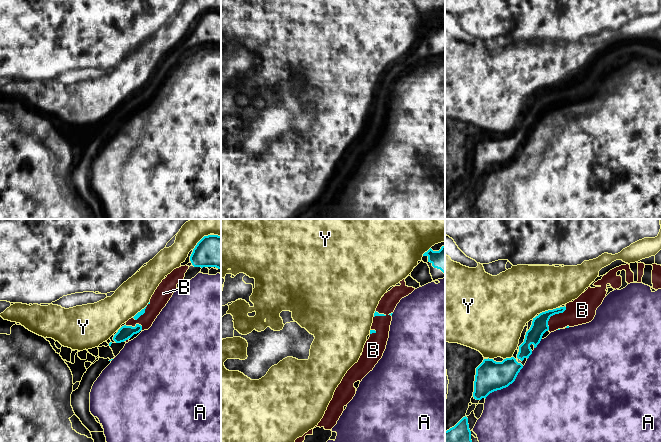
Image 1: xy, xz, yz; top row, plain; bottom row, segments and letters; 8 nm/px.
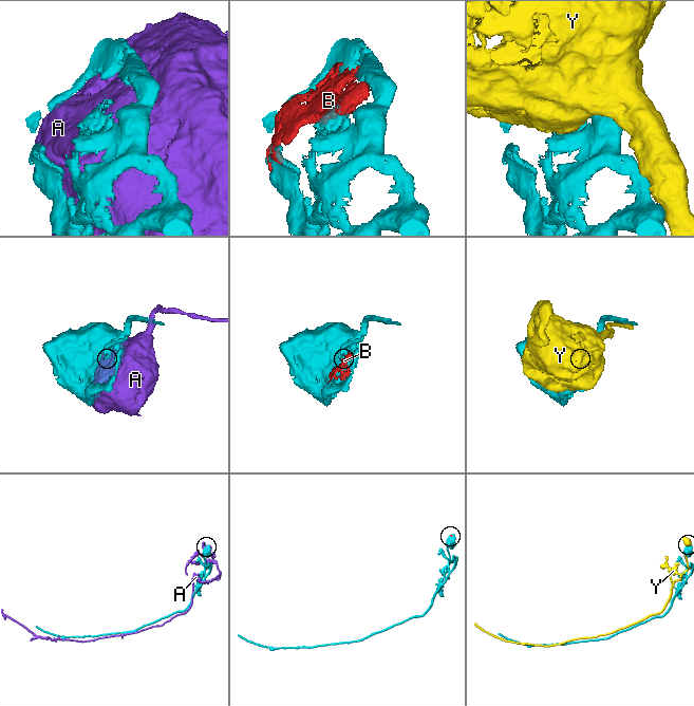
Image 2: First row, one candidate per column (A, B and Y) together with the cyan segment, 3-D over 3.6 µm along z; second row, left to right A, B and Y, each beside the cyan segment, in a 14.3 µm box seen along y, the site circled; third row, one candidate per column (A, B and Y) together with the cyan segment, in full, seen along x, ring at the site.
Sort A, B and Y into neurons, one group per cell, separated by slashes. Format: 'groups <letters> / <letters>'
groups A B / Y

